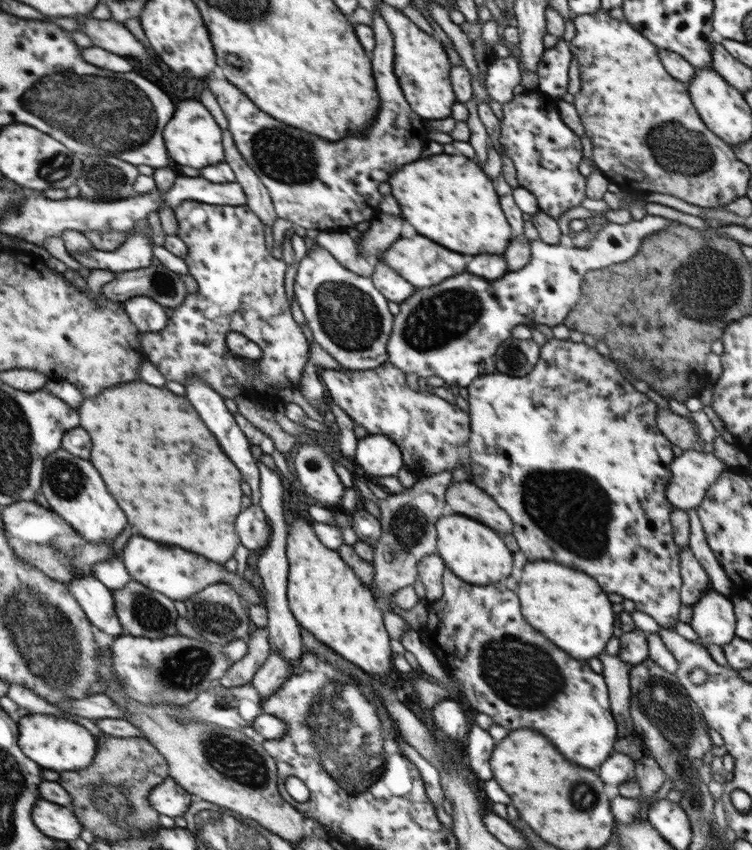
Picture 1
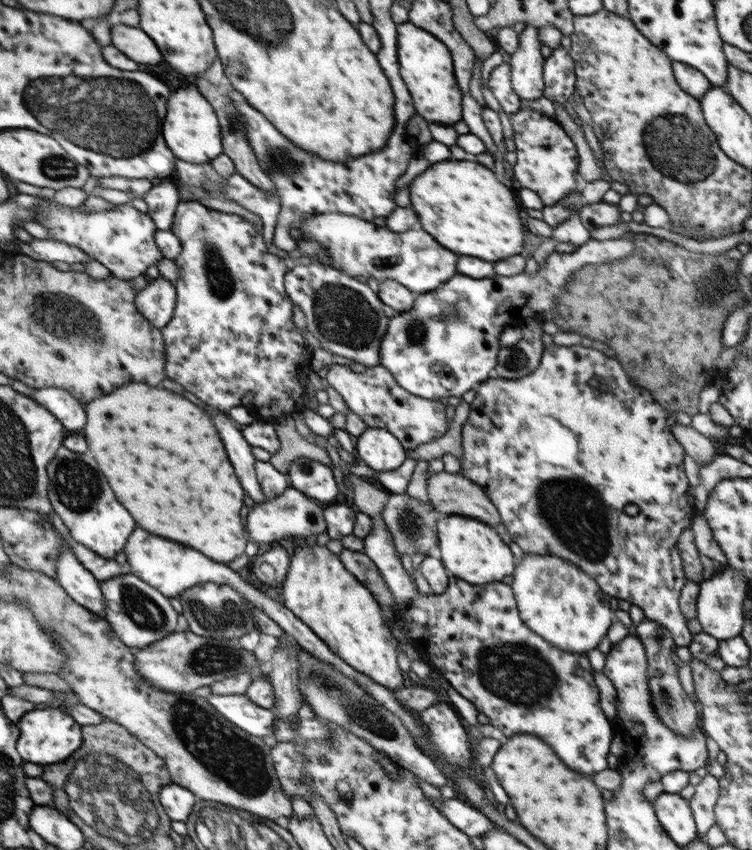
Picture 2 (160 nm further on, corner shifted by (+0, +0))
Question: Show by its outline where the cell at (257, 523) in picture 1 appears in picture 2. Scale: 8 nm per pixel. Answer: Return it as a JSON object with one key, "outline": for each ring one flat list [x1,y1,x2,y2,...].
{"outline":[[289,486,280,496,260,504,256,503,250,509,247,518,248,536,258,544,280,542,284,538,314,539,319,534,327,532,324,515,324,509,320,508,316,501]]}

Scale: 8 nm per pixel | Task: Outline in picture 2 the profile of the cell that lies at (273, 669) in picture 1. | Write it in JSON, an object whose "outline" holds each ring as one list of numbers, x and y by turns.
{"outline":[[175,631,174,634,168,634,147,648,134,649,135,666,137,673,140,673,152,686,158,687,163,691,171,693,189,693,194,694,196,688,200,686,213,686,215,682,230,677,236,677,240,673,247,672,252,682,247,688,245,695,260,708,270,709,275,702,273,686,267,679,268,673,260,669,261,661,256,658,253,651,241,646,239,639,217,639,207,636,194,634,192,631]]}

